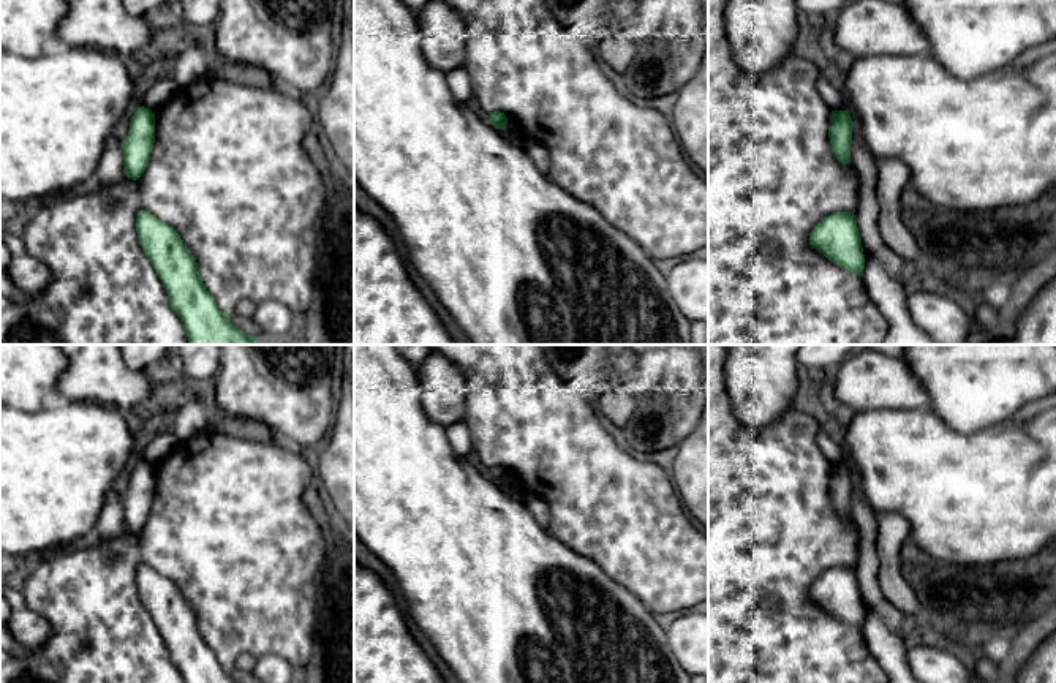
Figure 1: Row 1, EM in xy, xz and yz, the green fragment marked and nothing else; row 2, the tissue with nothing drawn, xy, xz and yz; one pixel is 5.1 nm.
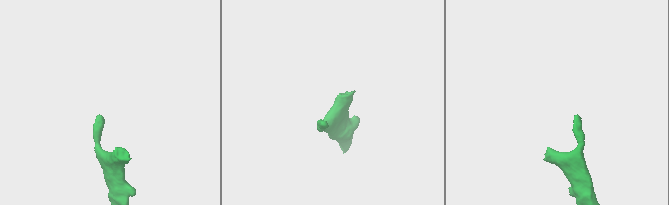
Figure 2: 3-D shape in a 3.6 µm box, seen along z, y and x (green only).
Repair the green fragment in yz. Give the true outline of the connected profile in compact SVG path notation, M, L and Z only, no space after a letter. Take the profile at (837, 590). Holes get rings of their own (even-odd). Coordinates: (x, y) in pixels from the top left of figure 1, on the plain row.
M836 566L825 571L809 587L809 599L836 620L863 629L865 609L854 566Z

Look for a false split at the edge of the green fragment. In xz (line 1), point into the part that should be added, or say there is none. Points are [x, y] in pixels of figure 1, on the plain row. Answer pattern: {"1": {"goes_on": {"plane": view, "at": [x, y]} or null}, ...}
{"1": {"goes_on": null}}

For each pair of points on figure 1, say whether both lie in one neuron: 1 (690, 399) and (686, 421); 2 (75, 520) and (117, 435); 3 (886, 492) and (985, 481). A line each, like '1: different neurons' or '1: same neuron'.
1: same neuron
2: same neuron
3: same neuron

